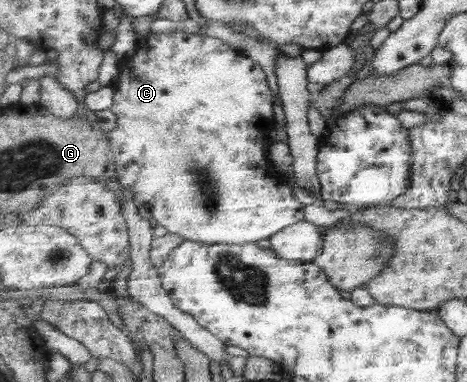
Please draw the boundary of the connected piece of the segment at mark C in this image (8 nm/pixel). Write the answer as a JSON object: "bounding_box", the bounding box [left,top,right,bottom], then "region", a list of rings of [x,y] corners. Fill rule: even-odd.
{"bounding_box":[110,32,308,245],"region":[[[175,32],[172,34],[151,34],[143,40],[139,51],[131,59],[124,59],[123,75],[116,89],[116,101],[112,111],[120,120],[120,125],[110,133],[110,142],[116,154],[118,179],[122,186],[133,190],[140,202],[149,203],[156,217],[155,222],[170,233],[181,235],[186,240],[209,245],[247,245],[257,244],[263,239],[271,240],[281,231],[297,226],[297,223],[308,219],[307,206],[297,200],[293,185],[283,180],[281,183],[263,181],[271,175],[273,161],[267,159],[267,145],[271,145],[269,135],[278,128],[280,114],[275,109],[275,95],[269,87],[265,69],[242,50],[237,50],[226,41],[206,34]]]}

